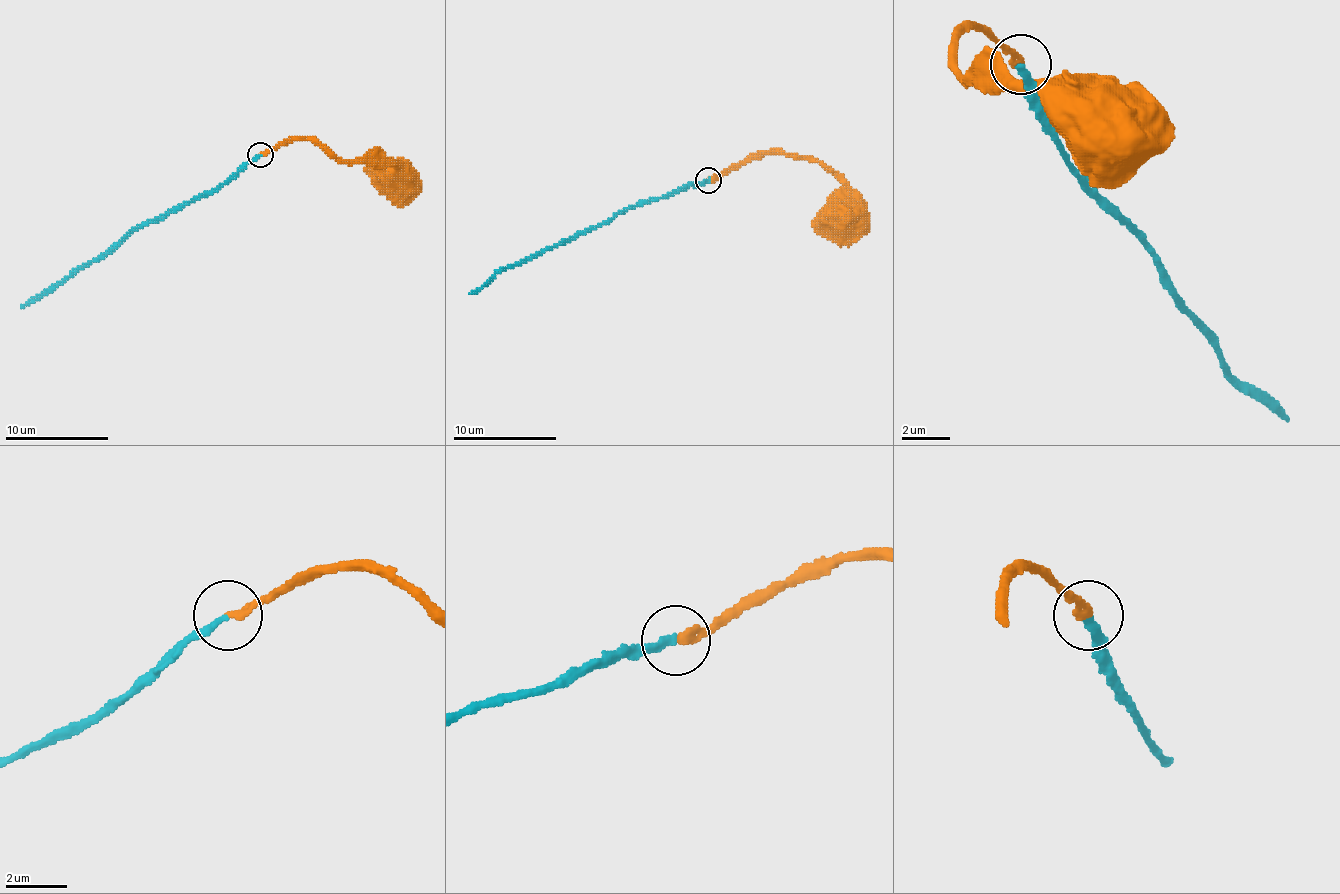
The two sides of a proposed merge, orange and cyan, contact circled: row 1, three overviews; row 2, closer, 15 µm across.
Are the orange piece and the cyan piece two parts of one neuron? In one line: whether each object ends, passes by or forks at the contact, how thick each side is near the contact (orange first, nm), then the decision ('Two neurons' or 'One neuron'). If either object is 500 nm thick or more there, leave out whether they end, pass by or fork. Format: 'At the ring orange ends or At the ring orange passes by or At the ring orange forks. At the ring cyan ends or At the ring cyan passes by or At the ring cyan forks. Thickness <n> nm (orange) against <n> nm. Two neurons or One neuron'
At the ring orange ends. At the ring cyan ends. Thickness 280 nm (orange) against 220 nm. One neuron

